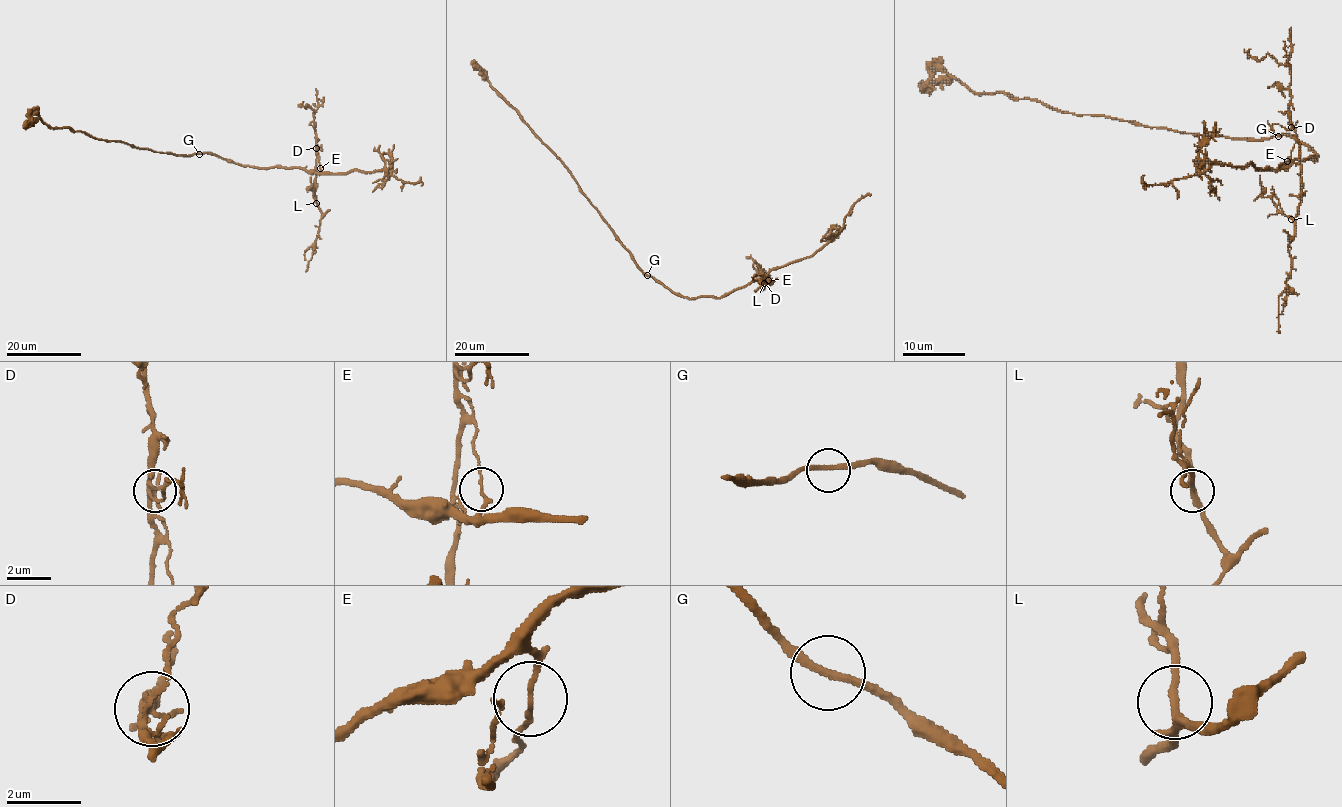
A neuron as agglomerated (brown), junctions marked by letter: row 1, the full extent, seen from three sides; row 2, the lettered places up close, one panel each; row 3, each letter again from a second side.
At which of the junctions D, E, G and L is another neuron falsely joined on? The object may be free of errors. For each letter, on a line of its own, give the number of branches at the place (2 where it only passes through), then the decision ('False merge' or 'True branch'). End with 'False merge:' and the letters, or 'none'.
D: Branches: 4. True branch
E: Branches: 2. False merge
G: Branches: 2. True branch
L: Branches: 3. True branch
False merge: E

